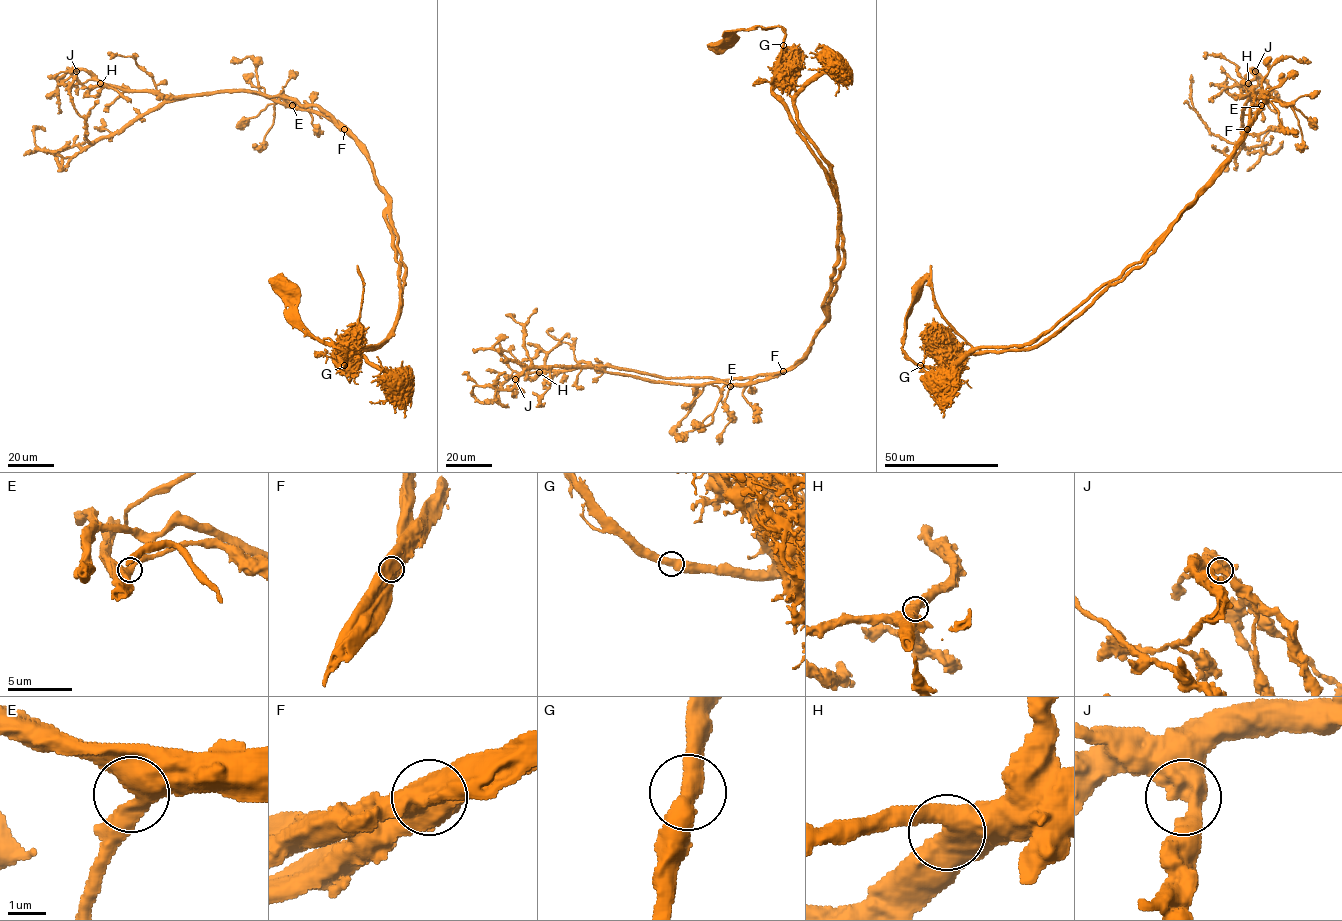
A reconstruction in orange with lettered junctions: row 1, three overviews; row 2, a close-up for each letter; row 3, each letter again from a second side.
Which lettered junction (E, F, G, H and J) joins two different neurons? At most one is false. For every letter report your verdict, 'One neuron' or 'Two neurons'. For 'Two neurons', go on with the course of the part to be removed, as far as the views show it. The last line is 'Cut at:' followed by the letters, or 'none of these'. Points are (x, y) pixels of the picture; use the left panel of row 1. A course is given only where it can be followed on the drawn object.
E: One neuron
F: Two neurons. Course of the part to remove: (344, 129), (385, 195), (398, 261), (397, 322), (366, 347), (351, 343), (363, 290), (357, 265)
G: One neuron
H: One neuron
J: One neuron
Cut at: F

